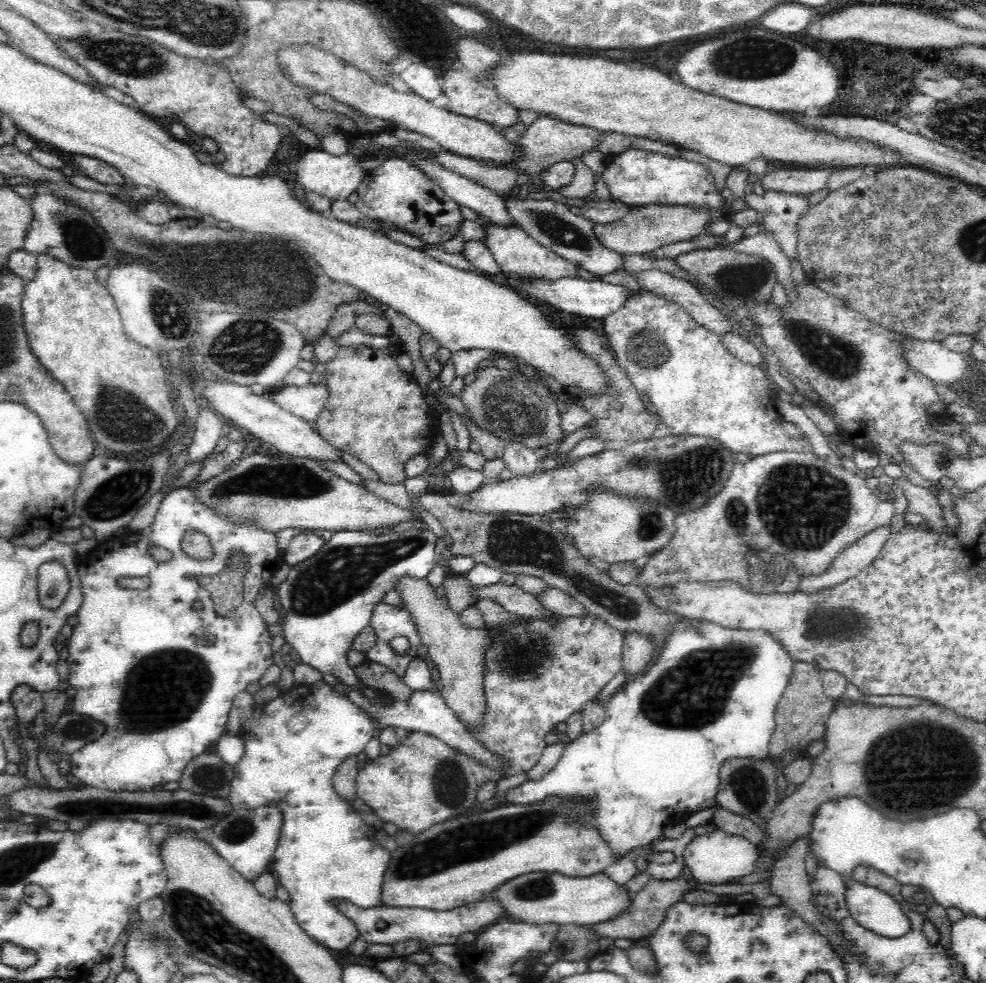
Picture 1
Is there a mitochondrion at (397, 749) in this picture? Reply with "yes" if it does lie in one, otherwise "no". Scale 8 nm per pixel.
no

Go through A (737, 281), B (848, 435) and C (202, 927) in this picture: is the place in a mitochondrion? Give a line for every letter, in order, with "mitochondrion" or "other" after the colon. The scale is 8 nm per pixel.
A: mitochondrion
B: other
C: mitochondrion

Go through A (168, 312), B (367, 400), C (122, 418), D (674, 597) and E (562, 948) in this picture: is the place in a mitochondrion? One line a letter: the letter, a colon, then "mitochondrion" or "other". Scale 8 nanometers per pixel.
A: mitochondrion
B: mitochondrion
C: mitochondrion
D: mitochondrion
E: other

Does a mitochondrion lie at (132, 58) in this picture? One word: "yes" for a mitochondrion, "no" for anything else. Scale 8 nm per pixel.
yes

